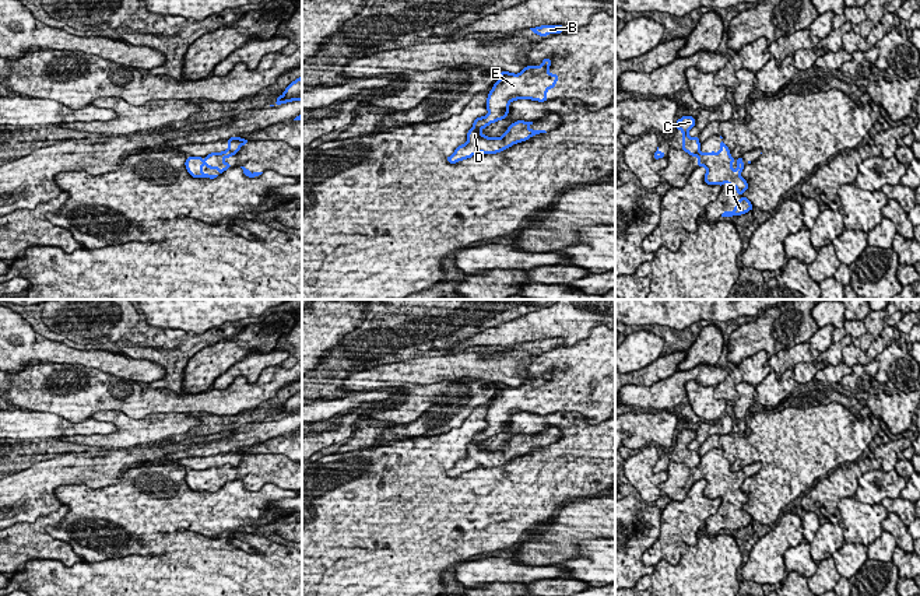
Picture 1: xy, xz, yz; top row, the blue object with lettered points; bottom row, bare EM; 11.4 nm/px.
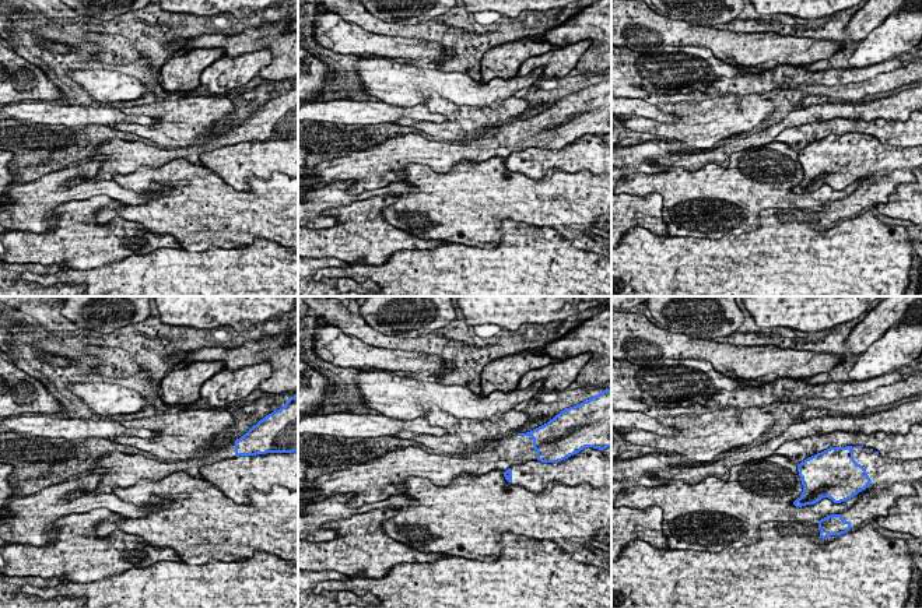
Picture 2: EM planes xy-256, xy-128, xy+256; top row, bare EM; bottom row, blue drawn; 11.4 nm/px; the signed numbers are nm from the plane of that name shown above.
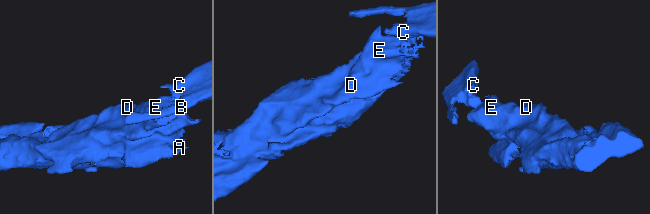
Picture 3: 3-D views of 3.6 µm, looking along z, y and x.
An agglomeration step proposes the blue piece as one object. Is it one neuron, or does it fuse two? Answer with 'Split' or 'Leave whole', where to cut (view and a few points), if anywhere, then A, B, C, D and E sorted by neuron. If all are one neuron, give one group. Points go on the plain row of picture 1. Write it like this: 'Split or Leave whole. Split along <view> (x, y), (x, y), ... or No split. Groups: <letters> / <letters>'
Split. Split along xy (227, 463), (234, 466). Groups: A D E / B C

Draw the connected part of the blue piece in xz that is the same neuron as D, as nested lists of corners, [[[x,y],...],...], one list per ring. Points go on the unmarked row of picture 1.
[[[541,376],[540,379],[527,379],[519,388],[501,385],[501,393],[494,397],[487,411],[488,427],[475,431],[473,442],[468,444],[467,456],[459,459],[454,467],[446,473],[456,477],[461,473],[471,471],[474,467],[495,467],[510,459],[526,455],[527,452],[547,446],[545,444],[531,444],[533,435],[517,434],[509,439],[502,450],[487,450],[481,446],[488,438],[508,431],[509,417],[516,413],[548,414],[547,404],[555,400],[556,388]]]

